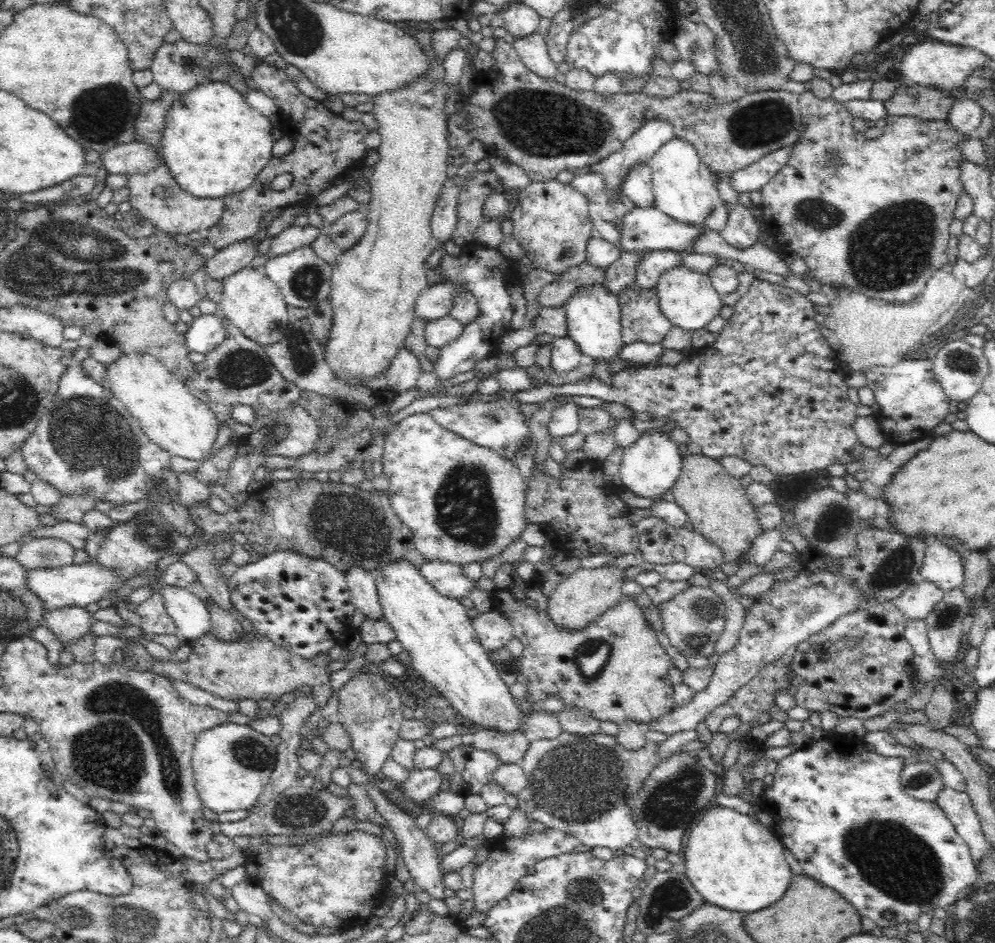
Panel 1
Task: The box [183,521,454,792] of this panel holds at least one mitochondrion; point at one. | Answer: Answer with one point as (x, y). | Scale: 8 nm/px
(251, 753)

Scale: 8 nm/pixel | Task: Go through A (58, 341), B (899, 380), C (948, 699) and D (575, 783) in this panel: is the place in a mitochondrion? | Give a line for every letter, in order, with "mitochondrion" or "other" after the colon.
A: other
B: other
C: other
D: mitochondrion

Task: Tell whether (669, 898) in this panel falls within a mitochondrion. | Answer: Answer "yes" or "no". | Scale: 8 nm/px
yes

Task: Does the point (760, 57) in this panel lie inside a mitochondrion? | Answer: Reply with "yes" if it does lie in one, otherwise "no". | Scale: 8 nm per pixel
yes

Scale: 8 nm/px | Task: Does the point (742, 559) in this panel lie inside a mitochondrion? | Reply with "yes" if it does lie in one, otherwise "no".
no

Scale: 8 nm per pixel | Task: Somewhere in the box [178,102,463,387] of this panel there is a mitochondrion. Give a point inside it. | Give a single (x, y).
(303, 364)

